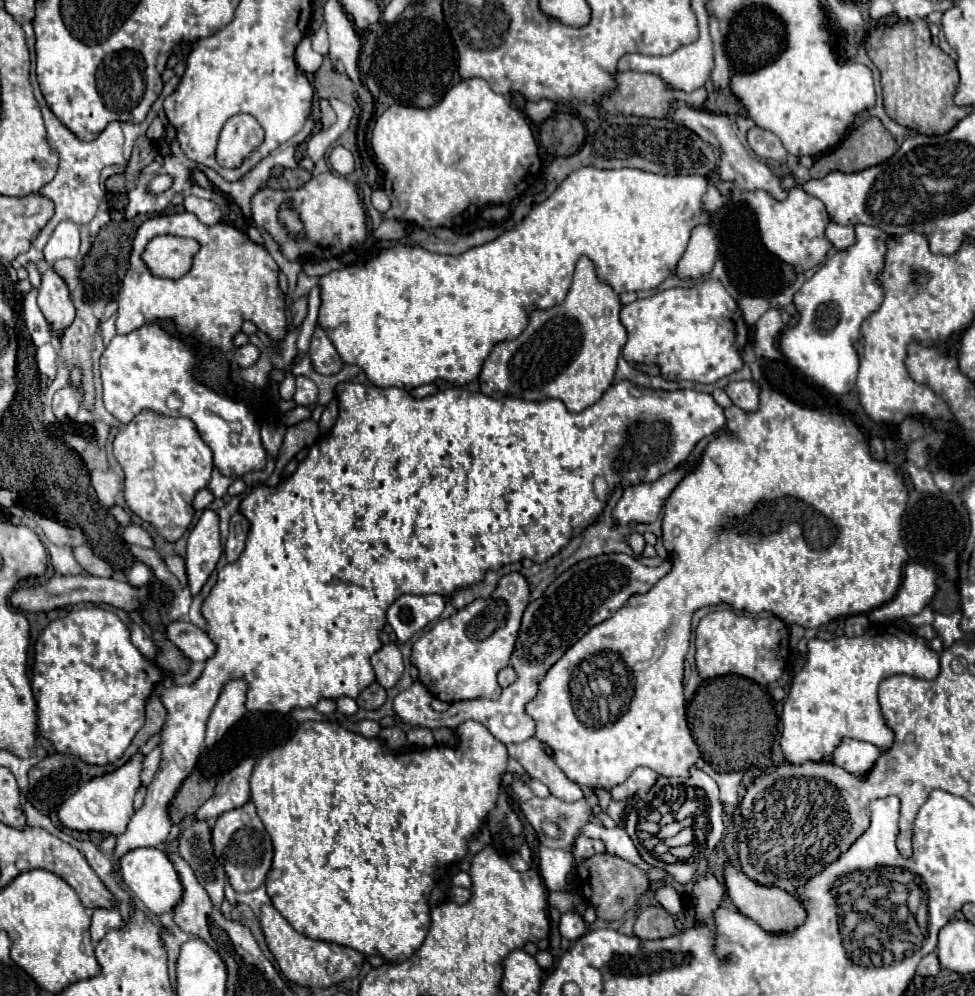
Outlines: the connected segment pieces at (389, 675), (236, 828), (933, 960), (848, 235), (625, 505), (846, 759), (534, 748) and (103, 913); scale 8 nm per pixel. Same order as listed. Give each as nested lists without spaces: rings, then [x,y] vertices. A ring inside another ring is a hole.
[[[386,644],[382,646],[374,656],[372,656],[372,668],[374,668],[374,674],[376,674],[376,682],[382,686],[382,688],[392,688],[402,672],[404,672],[404,662],[402,662],[402,654],[400,650],[396,648],[396,644]]]
[[[246,802],[240,808],[228,810],[216,818],[212,826],[212,846],[214,846],[218,862],[226,870],[230,886],[236,892],[250,892],[264,884],[264,878],[272,864],[272,842],[252,802]]]
[[[936,952],[924,956],[924,958],[920,960],[920,964],[918,964],[918,974],[920,974],[920,976],[936,976],[938,970],[940,970],[940,962],[938,962]]]
[[[830,222],[830,224],[826,226],[824,236],[826,236],[826,240],[828,240],[836,250],[844,250],[844,248],[852,246],[854,228],[852,228],[852,226],[840,226],[840,224]]]
[[[678,466],[670,474],[658,478],[652,484],[636,484],[628,486],[620,498],[620,502],[614,508],[614,518],[620,524],[626,522],[654,522],[660,514],[660,508],[664,500],[670,496],[674,486],[682,480],[686,470]]]
[[[842,738],[840,744],[836,746],[836,750],[832,752],[832,762],[840,764],[854,776],[864,776],[864,772],[868,768],[872,768],[872,764],[876,762],[878,754],[880,754],[880,750],[870,742]]]
[[[530,738],[520,744],[510,744],[508,754],[518,760],[532,778],[540,780],[556,798],[564,802],[574,802],[584,796],[582,790],[558,768],[558,764],[546,752],[538,738]]]
[[[104,908],[94,910],[90,924],[90,934],[94,944],[98,944],[110,930],[120,930],[120,928],[124,928],[124,920],[118,910],[104,910]]]

